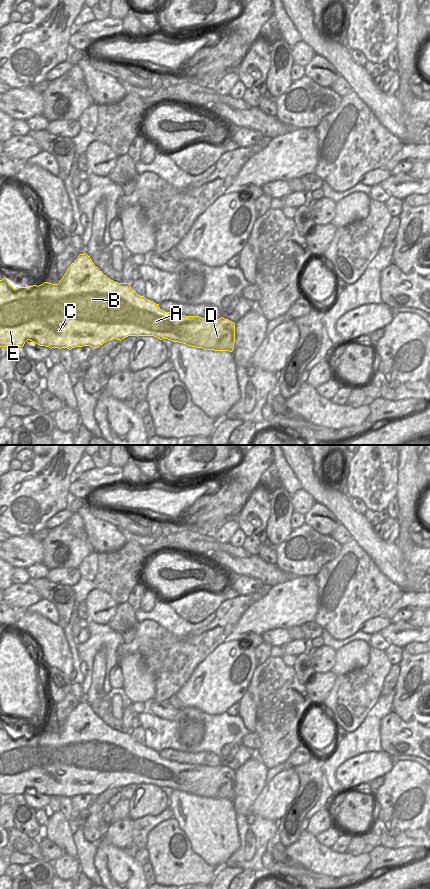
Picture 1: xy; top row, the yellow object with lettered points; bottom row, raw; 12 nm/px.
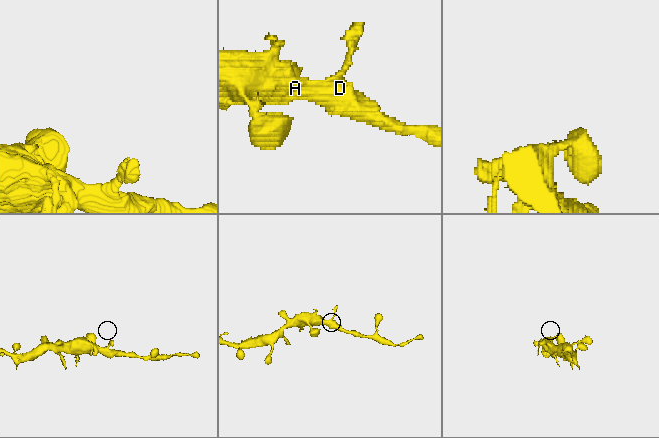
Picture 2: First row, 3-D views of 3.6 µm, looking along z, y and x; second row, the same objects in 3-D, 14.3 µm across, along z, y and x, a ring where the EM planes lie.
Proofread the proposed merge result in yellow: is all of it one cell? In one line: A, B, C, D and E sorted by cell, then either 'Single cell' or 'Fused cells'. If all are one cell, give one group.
Groups: A B C D E. Single cell

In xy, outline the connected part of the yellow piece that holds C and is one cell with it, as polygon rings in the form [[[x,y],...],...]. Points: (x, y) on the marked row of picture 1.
[[[80,254],[74,263],[67,269],[63,278],[58,284],[52,284],[49,282],[44,282],[43,284],[37,286],[29,287],[16,287],[14,288],[12,284],[3,278],[0,280],[0,347],[23,347],[27,340],[30,343],[36,343],[40,346],[45,346],[49,348],[67,348],[71,350],[75,347],[90,346],[93,349],[98,348],[109,340],[117,339],[122,340],[128,336],[154,336],[160,340],[168,339],[173,342],[179,342],[186,344],[191,347],[202,348],[204,350],[214,350],[214,351],[229,351],[232,352],[235,343],[235,323],[225,319],[223,317],[219,319],[201,318],[199,316],[185,316],[179,314],[172,314],[170,312],[165,312],[160,309],[159,304],[154,303],[151,300],[146,299],[144,296],[138,295],[135,291],[131,289],[130,283],[118,283],[99,270],[98,267],[92,262],[90,256],[85,254]]]

